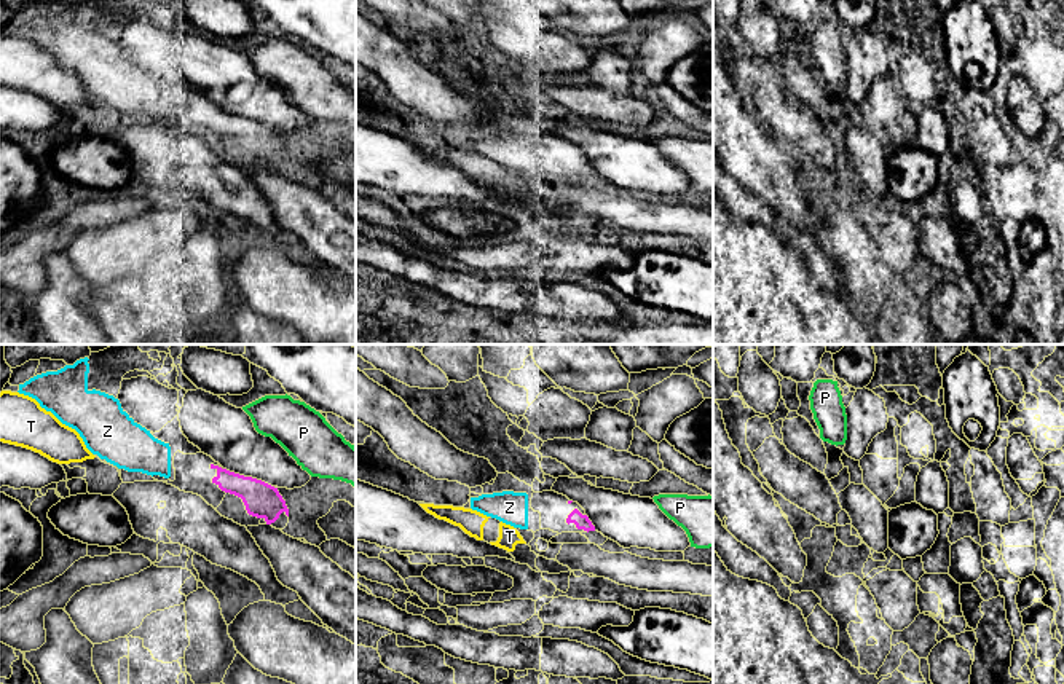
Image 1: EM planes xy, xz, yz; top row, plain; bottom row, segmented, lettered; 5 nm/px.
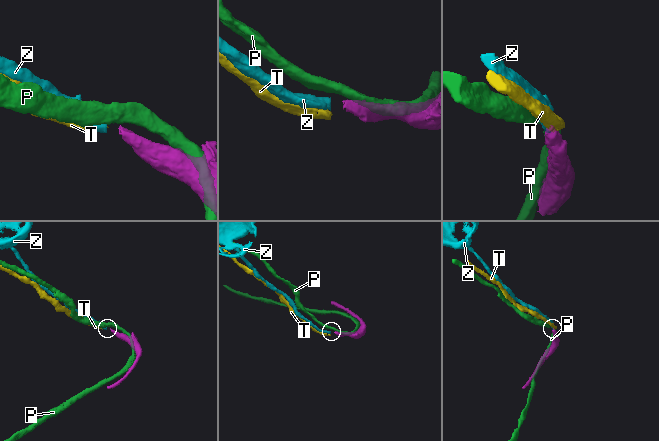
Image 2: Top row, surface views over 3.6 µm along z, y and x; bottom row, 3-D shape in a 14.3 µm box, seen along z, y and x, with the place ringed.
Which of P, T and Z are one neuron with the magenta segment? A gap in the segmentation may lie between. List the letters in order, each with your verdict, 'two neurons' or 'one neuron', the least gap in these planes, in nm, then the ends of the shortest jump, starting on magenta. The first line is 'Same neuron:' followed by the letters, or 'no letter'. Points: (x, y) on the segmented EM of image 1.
Same neuron: Z
P: two neurons; gap 160 nm; span xy (276, 488), (299, 464)
T: two neurons; gap 240 nm; span xz (567, 522), (525, 542)
Z: one neuron; gap 200 nm; span xz (567, 518), (527, 518)

